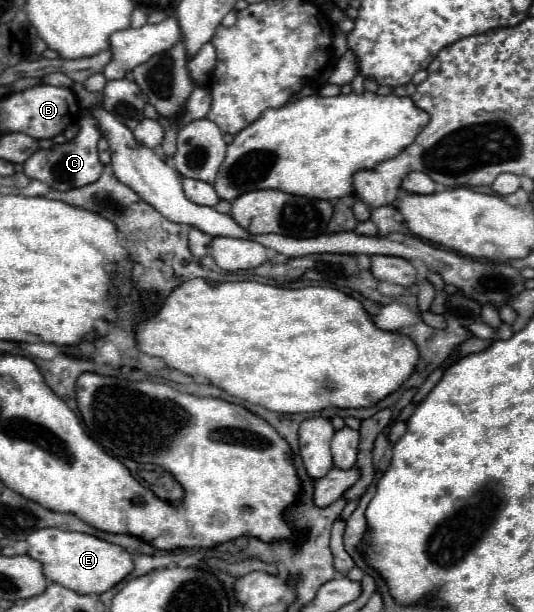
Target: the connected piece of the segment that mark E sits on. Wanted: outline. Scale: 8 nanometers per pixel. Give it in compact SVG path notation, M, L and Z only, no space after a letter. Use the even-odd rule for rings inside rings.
M55 527L37 529L27 537L27 545L29 545L27 553L43 563L43 571L47 579L83 595L91 595L91 593L101 595L111 587L115 587L133 571L131 555L123 547L87 533L61 531Z

